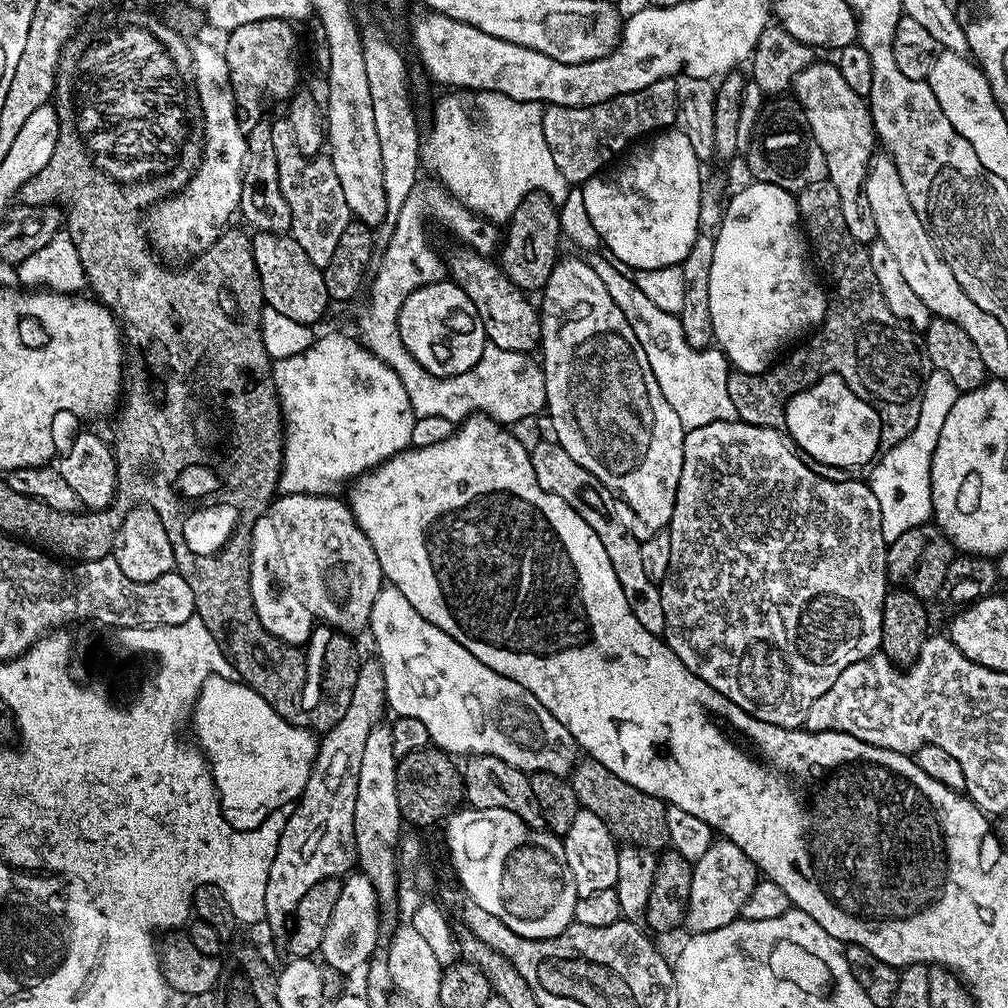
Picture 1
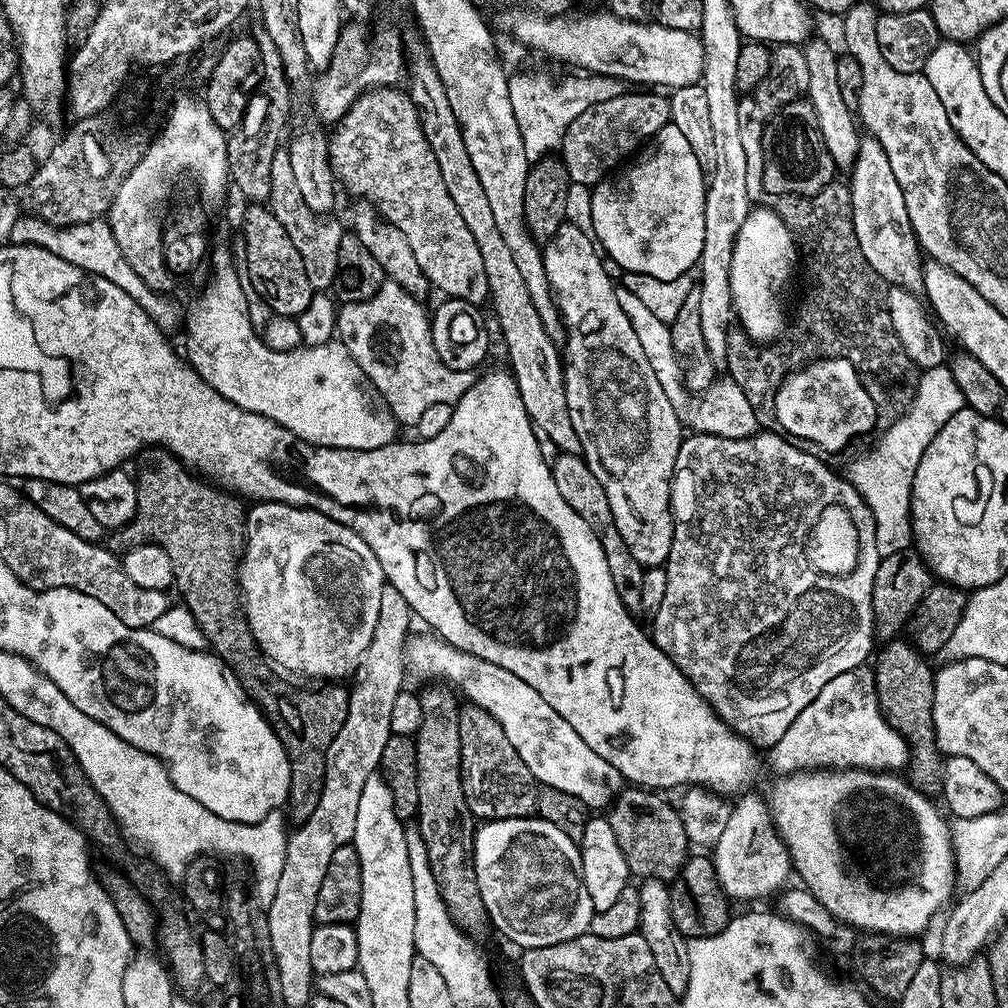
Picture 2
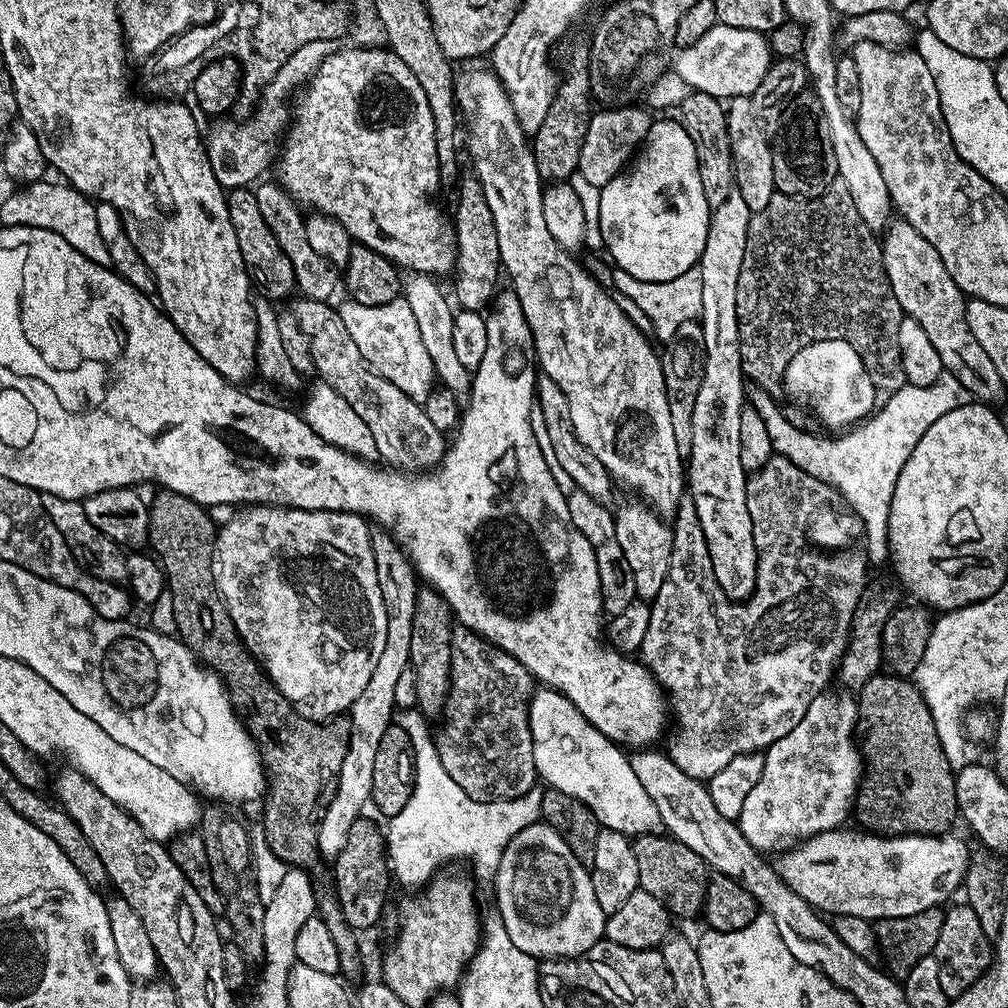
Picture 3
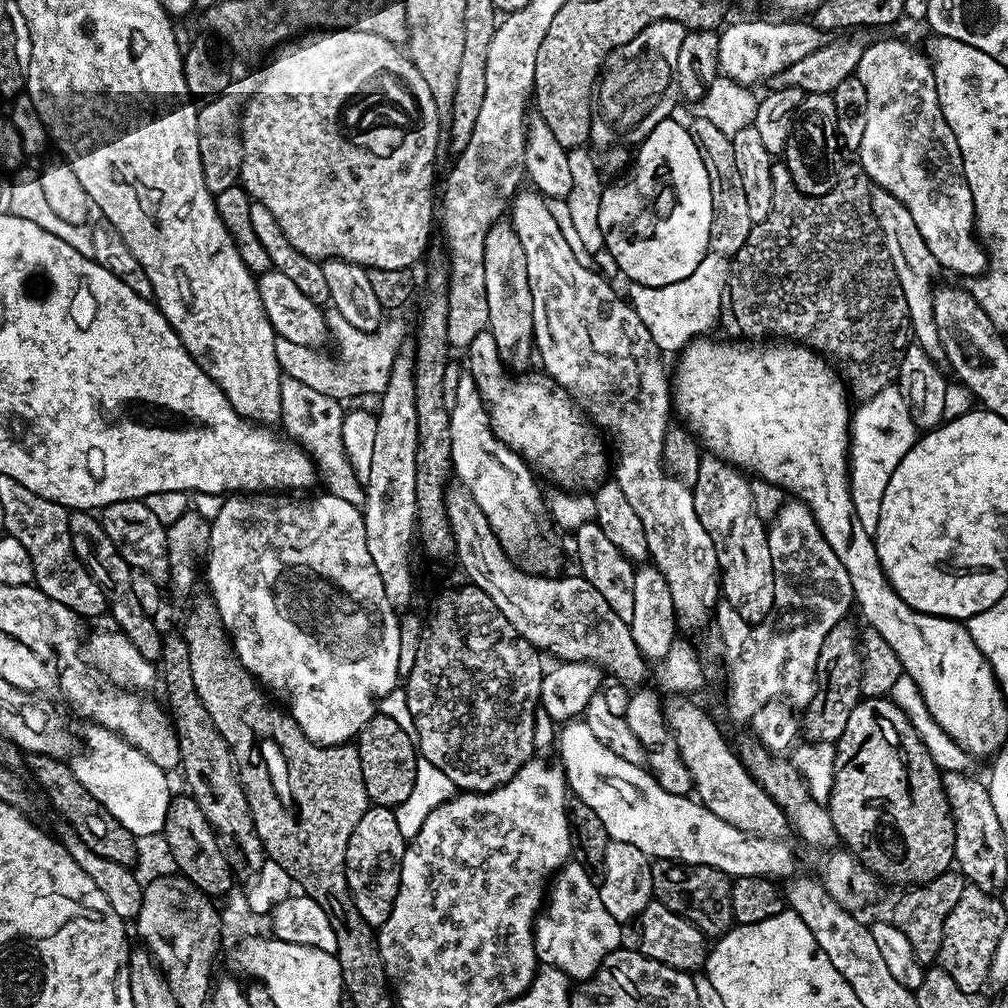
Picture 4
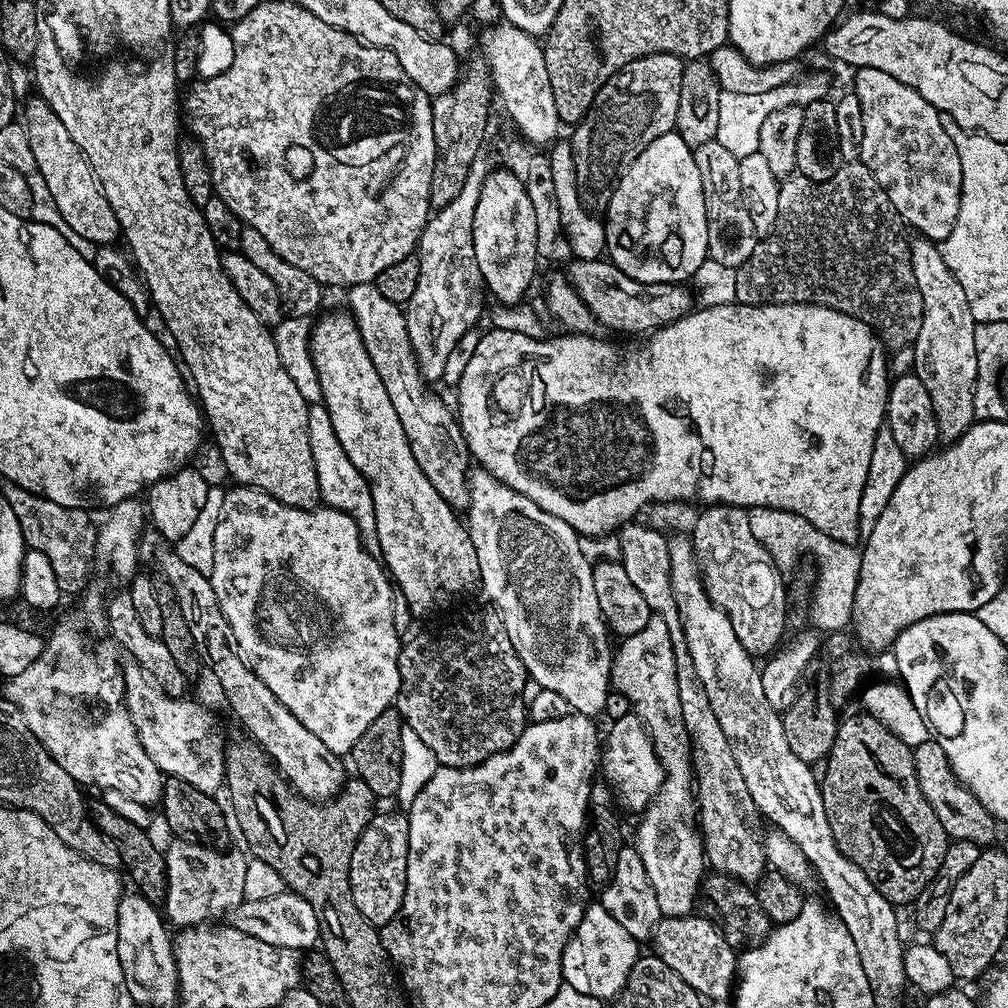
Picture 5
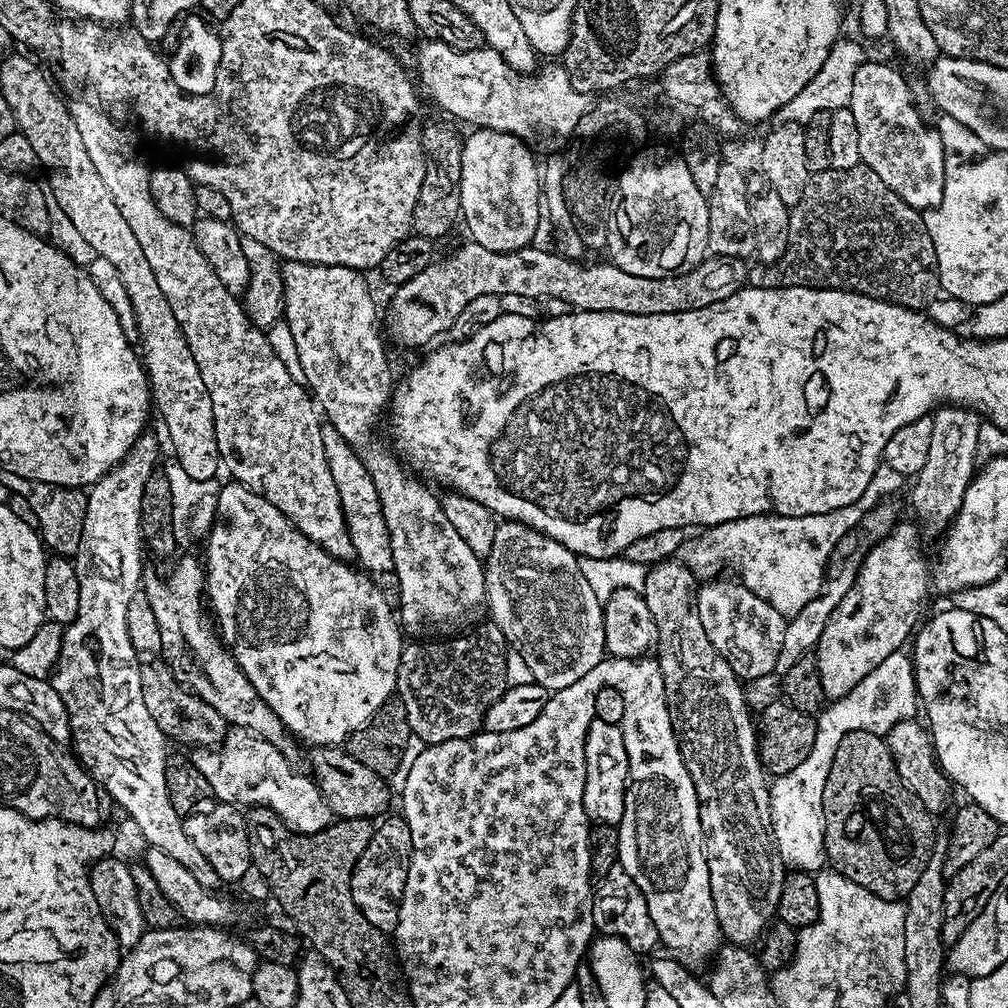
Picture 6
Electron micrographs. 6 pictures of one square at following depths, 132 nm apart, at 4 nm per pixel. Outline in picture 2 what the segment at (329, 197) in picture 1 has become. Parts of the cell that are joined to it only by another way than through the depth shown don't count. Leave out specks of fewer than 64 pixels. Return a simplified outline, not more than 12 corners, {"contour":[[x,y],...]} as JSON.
{"contour":[[286,150],[266,204],[302,254],[312,289],[331,289],[345,229],[312,212]]}

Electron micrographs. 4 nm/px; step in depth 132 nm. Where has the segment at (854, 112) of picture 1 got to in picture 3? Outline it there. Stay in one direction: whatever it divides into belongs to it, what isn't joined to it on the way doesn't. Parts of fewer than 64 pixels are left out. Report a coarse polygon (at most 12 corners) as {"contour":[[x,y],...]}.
{"contour":[[903,218],[882,236],[905,317],[980,402],[1002,374],[964,321],[966,297]]}

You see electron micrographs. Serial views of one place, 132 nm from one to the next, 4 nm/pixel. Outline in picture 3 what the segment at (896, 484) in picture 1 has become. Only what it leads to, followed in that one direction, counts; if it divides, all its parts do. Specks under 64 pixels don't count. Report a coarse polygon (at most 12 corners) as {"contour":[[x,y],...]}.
{"contour":[[947,374],[906,383],[863,422],[815,436],[758,384],[746,400],[771,451],[836,488],[888,547],[890,502],[914,446],[969,403]]}

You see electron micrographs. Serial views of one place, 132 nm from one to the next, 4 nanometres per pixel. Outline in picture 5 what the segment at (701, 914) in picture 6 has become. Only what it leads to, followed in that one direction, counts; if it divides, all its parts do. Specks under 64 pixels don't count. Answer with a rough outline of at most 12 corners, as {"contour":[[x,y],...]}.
{"contour":[[619,641],[611,687],[629,700],[664,767],[634,841],[661,917],[691,916],[706,879],[676,655]]}

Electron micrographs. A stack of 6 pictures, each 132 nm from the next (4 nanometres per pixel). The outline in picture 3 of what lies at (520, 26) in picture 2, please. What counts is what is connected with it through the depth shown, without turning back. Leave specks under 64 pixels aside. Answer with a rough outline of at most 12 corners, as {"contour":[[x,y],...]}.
{"contour":[[719,22],[680,48],[689,89],[752,97],[774,63],[765,33]]}

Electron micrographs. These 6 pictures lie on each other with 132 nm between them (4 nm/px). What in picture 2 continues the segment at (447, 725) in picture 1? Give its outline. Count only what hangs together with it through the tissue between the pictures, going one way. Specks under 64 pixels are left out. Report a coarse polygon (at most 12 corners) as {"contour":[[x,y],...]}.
{"contour":[[409,635],[407,675],[447,682],[490,713],[545,788],[590,810],[622,791],[520,674]]}

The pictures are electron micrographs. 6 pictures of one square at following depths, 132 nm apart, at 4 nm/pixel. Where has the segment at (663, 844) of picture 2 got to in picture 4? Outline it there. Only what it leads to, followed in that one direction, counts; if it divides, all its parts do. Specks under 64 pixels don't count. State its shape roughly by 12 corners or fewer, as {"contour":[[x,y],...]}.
{"contour":[[652,860],[652,895],[708,938],[733,927],[732,880]]}

